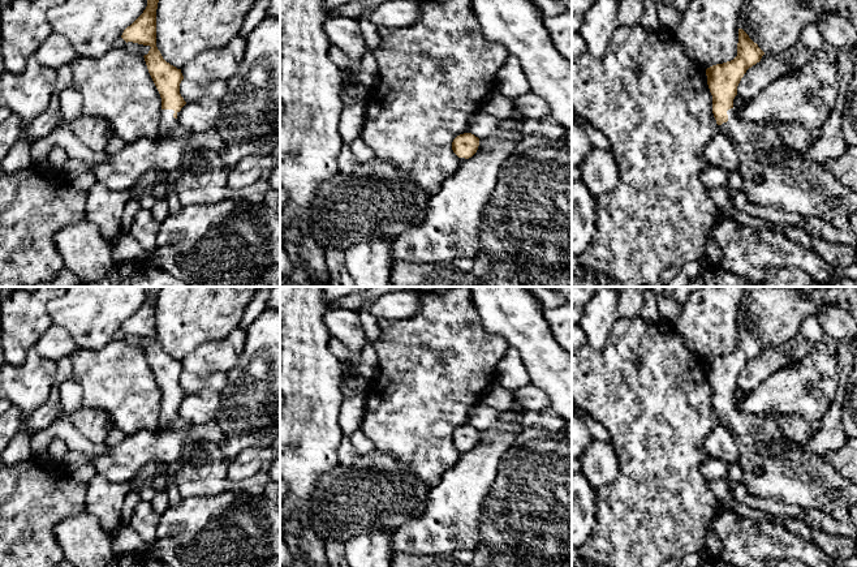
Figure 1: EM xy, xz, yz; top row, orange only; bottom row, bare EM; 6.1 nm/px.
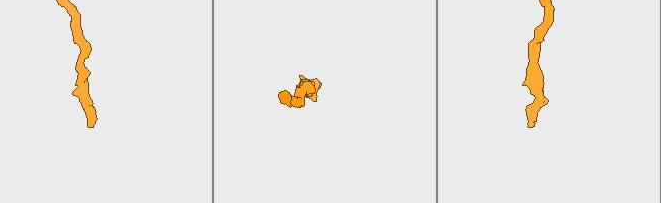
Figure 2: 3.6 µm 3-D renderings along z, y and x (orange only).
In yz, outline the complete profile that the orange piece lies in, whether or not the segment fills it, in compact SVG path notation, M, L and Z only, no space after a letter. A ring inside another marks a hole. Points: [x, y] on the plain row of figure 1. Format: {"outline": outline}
{"outline": "M738 321L737 348L706 361L712 387L712 405L720 424L731 433L738 447L742 486L755 497L778 499L788 504L814 508L836 521L857 528L857 485L843 477L823 455L805 451L801 443L787 439L771 416L741 413L735 403L737 378L749 360L761 353L765 344Z"}

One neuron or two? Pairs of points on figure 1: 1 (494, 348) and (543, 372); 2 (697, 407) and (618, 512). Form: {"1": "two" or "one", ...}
{"1": "two", "2": "one"}

